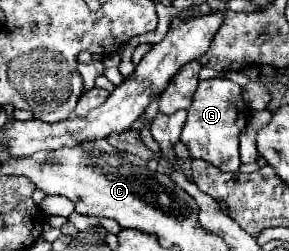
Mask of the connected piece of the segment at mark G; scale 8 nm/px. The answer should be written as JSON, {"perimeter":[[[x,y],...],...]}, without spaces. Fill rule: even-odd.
{"perimeter":[[[221,78],[201,80],[187,114],[187,122],[181,132],[181,142],[187,146],[189,156],[193,160],[201,158],[223,172],[237,172],[241,166],[239,134],[247,124],[245,120],[247,116],[245,116],[245,104],[239,84]]]}

